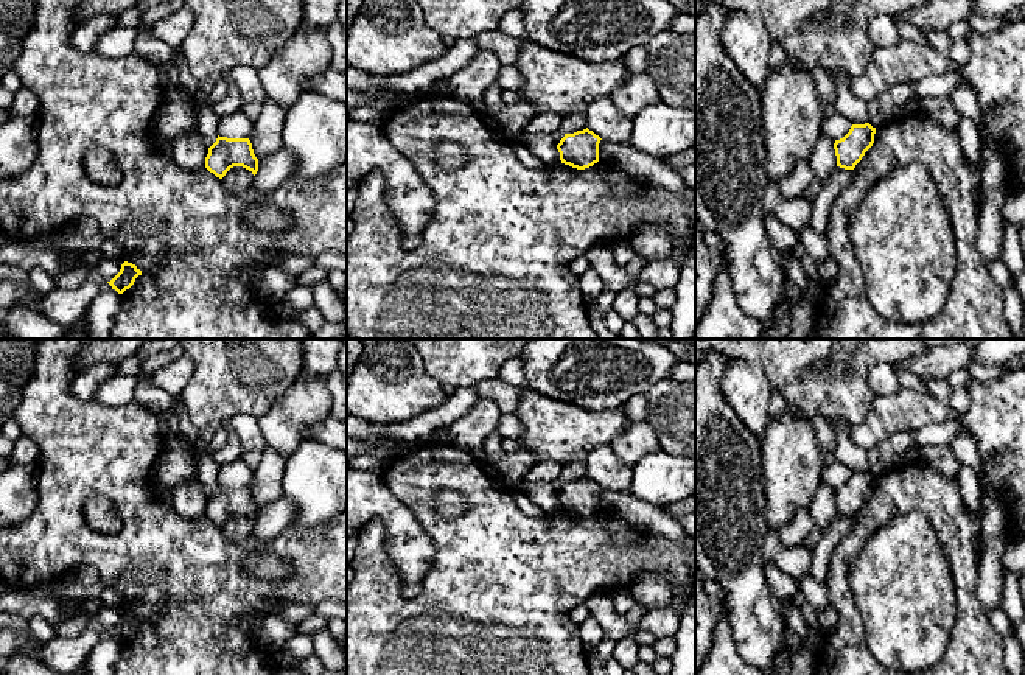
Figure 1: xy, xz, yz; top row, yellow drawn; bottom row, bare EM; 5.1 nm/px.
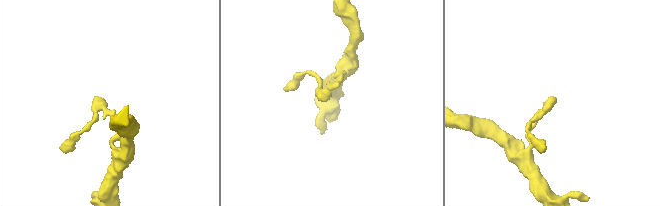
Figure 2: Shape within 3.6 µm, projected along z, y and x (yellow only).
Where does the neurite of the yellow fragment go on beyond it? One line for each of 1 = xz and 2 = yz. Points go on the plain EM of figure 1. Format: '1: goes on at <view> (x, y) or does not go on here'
1: does not go on here
2: does not go on here

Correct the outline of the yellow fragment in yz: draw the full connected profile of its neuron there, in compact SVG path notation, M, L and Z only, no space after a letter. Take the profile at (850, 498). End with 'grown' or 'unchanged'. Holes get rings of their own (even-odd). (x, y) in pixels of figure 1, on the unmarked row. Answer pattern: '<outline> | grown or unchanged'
M869 471L852 473L849 481L834 491L837 515L854 518L865 501L873 495L874 482L876 476Z | unchanged

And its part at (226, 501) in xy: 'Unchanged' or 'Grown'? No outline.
Unchanged

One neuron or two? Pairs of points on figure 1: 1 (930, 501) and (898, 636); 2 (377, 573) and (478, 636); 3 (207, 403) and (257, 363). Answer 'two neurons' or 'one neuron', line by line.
1: two neurons
2: one neuron
3: one neuron

